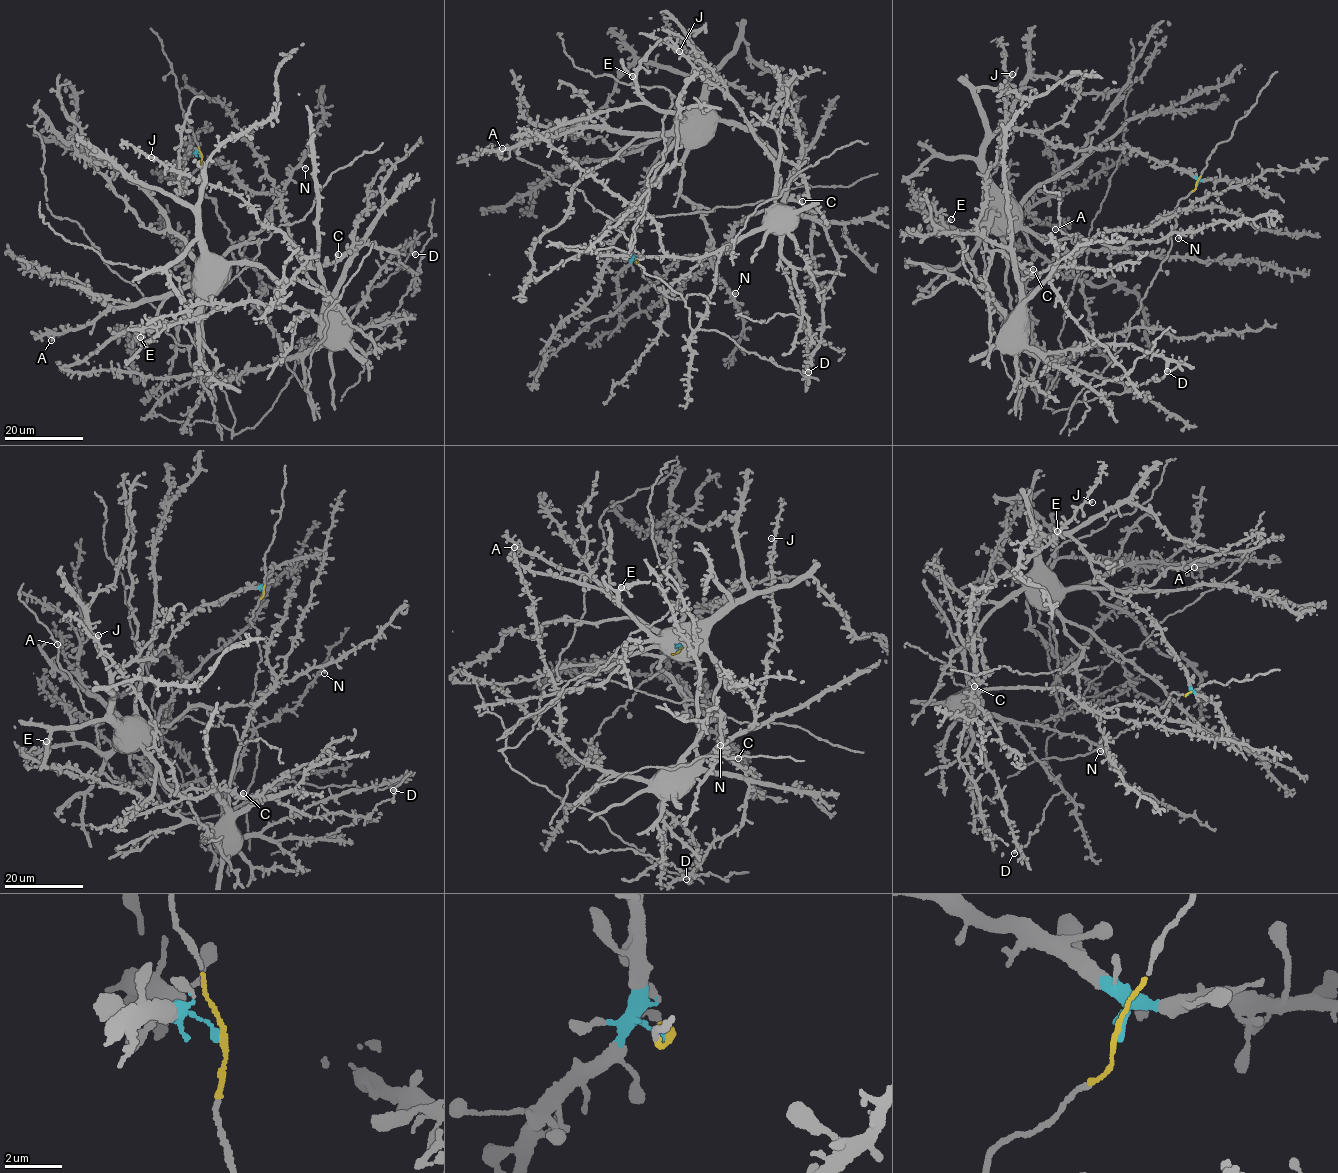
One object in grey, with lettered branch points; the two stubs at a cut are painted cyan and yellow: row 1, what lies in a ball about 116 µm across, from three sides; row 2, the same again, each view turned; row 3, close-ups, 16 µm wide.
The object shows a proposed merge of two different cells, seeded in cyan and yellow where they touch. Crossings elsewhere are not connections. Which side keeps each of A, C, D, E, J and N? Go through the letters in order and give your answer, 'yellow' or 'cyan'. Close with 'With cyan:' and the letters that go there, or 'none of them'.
A: cyan
C: cyan
D: yellow
E: cyan
J: yellow
N: cyan
With cyan: A, C, E, N

